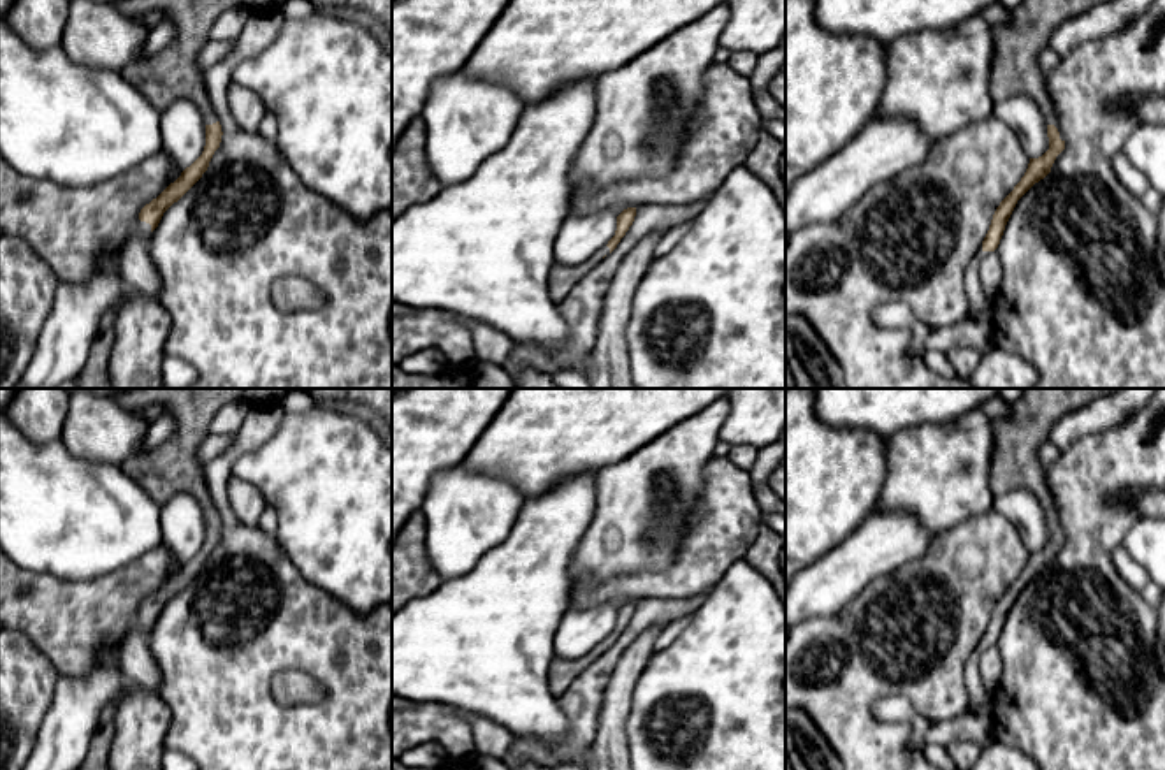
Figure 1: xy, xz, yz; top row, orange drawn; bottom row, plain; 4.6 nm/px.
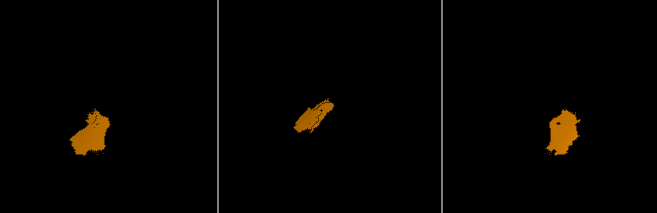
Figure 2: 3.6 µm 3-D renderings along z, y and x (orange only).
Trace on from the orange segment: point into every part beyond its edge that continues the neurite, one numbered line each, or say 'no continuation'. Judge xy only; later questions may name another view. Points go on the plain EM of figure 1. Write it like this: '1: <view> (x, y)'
1: xy (143, 623)

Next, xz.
1: xz (561, 674)

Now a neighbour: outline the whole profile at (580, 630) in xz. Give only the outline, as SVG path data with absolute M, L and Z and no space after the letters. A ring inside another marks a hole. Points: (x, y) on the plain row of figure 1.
M613 603L569 607L555 631L554 656L568 661L587 656L615 629L619 608Z

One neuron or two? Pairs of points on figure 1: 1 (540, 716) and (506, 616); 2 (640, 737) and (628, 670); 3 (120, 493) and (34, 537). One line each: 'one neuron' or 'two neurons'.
1: one neuron
2: two neurons
3: one neuron

